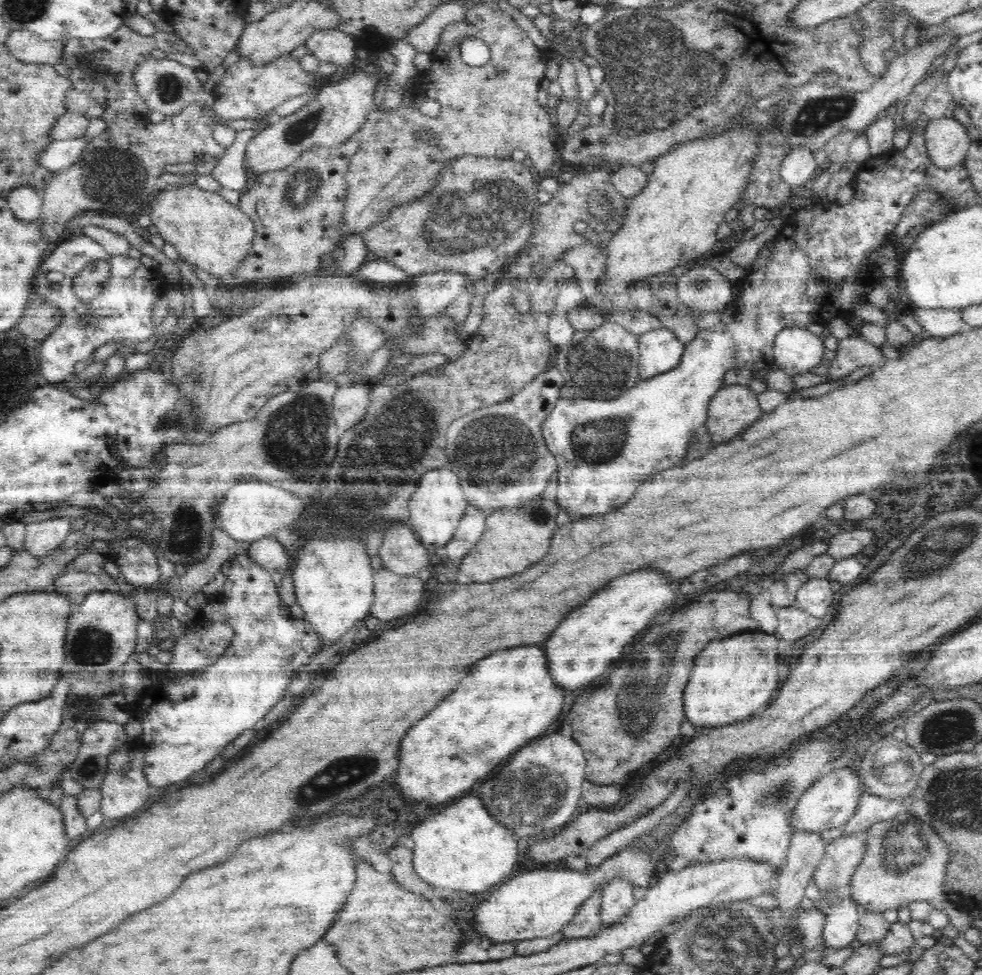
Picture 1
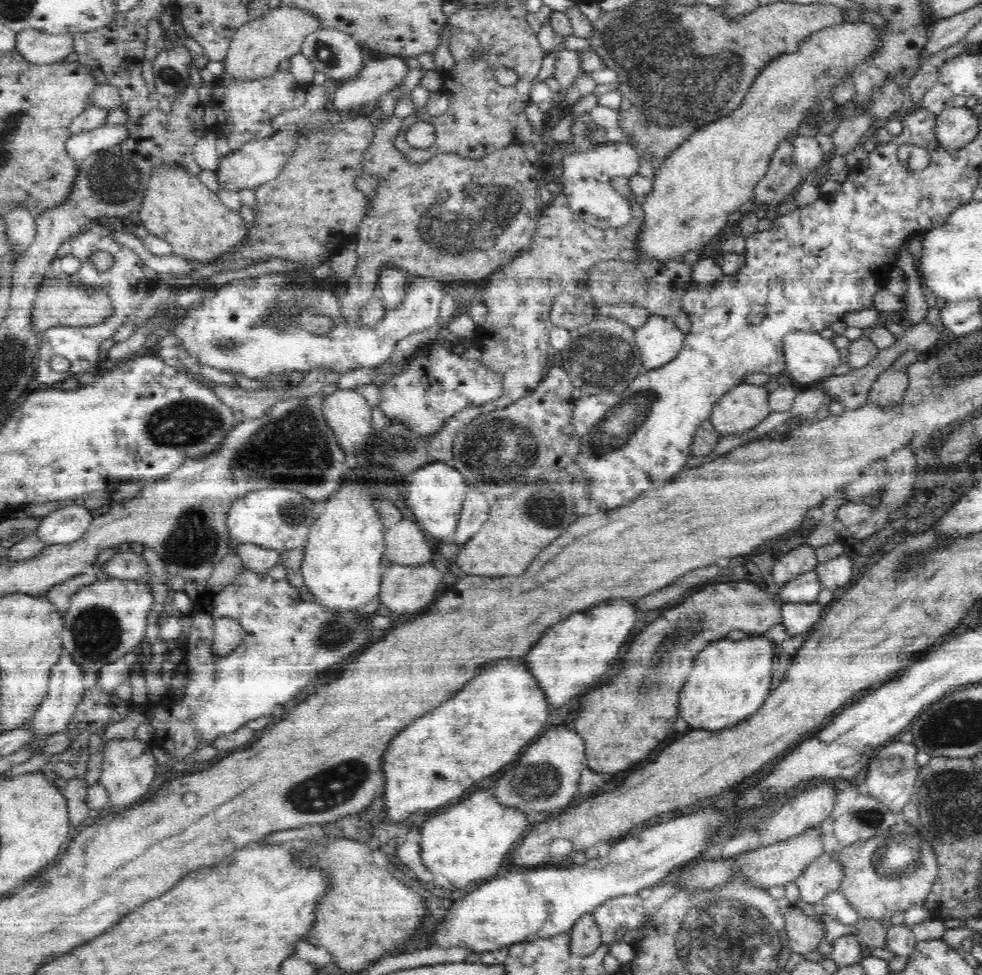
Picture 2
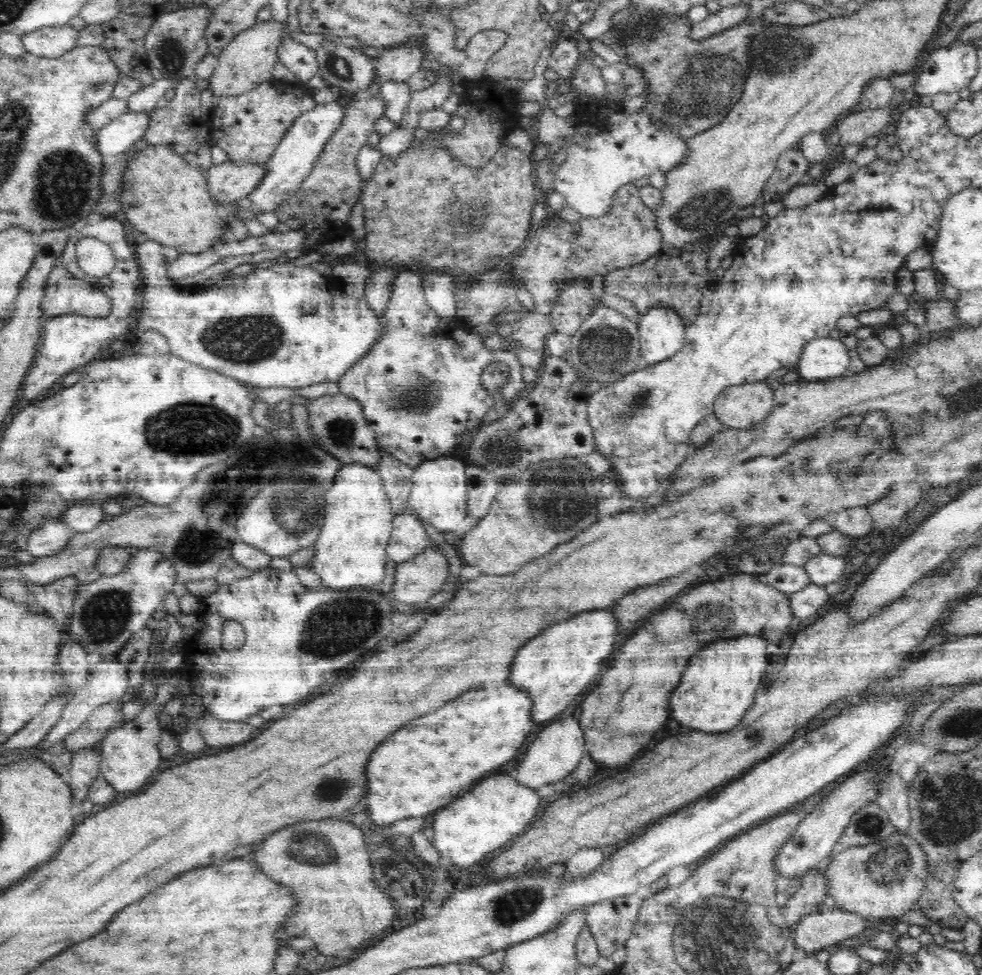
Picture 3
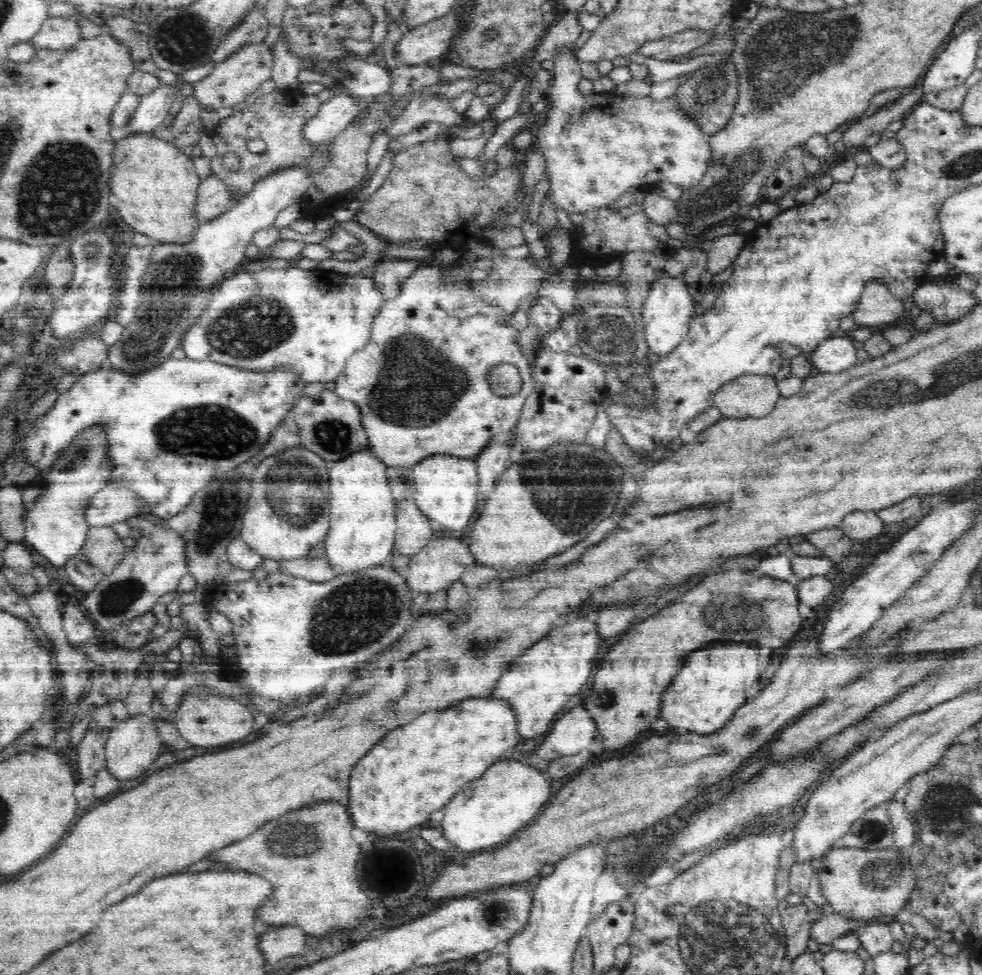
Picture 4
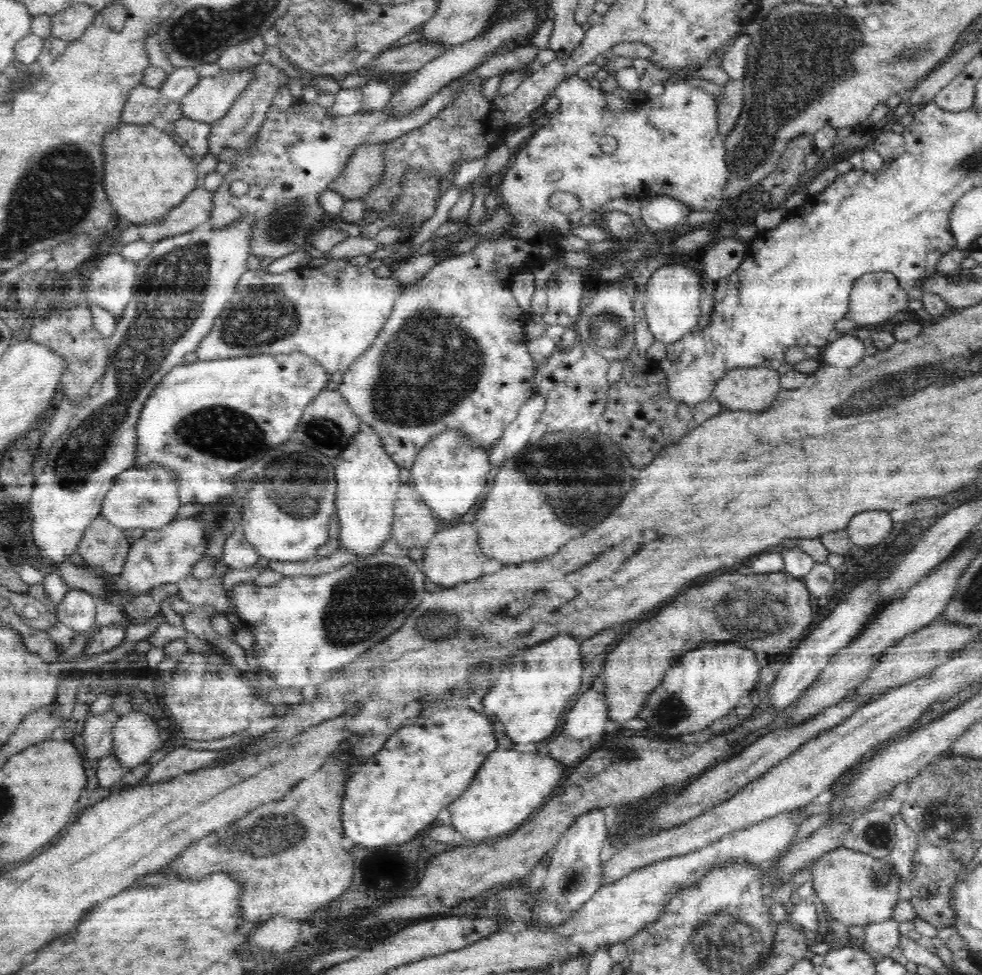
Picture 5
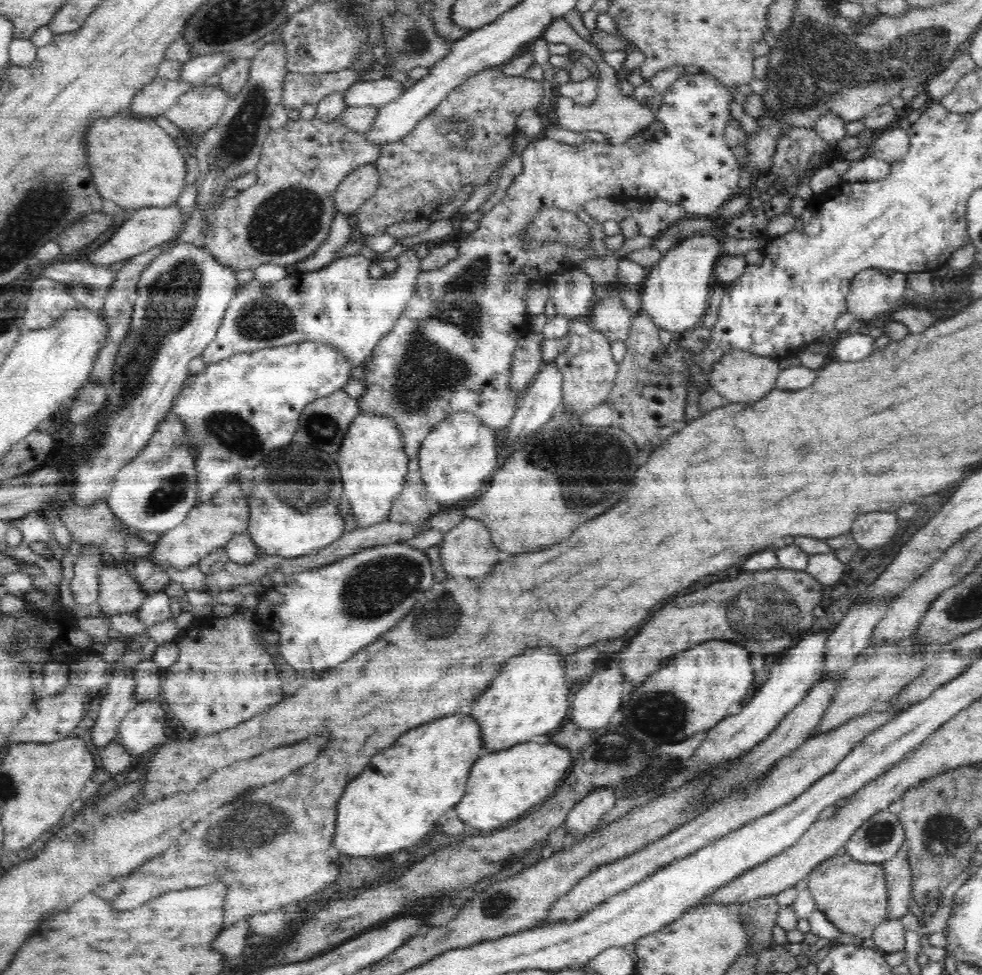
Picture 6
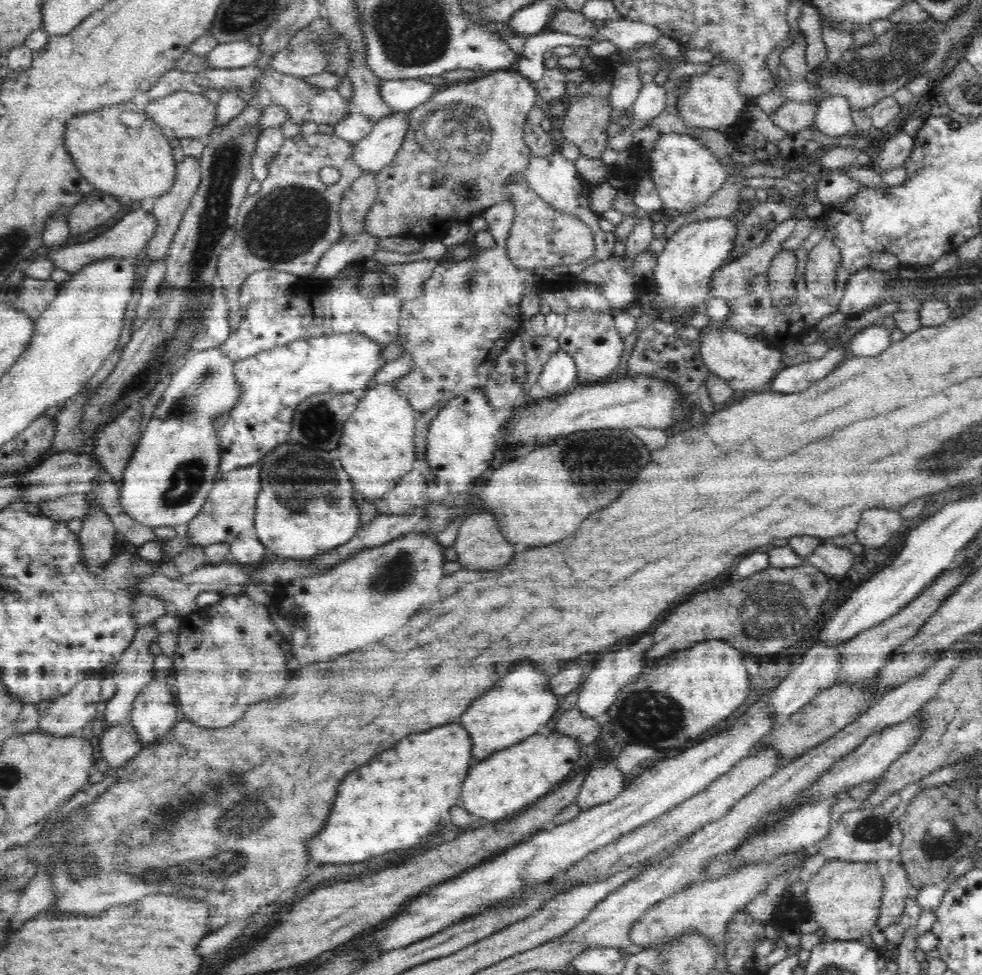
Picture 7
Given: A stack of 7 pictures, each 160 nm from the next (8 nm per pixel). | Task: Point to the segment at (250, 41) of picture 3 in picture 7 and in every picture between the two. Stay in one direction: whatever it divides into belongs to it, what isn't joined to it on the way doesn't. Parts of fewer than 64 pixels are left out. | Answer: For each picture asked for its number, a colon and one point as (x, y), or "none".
4: (241, 74)
5: (211, 97)
6: (199, 109)
7: (181, 114)

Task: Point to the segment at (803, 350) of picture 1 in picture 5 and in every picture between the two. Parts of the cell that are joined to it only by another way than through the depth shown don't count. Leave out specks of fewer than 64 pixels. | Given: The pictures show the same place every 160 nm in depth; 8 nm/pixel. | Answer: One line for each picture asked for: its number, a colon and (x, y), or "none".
2: (808, 357)
3: (823, 358)
4: (834, 355)
5: (845, 352)

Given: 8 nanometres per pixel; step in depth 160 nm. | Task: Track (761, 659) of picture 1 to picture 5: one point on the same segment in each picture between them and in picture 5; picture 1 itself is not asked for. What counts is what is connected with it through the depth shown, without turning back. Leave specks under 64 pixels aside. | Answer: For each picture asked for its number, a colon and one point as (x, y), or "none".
2: (730, 680)
3: (719, 685)
4: (702, 698)
5: (705, 684)

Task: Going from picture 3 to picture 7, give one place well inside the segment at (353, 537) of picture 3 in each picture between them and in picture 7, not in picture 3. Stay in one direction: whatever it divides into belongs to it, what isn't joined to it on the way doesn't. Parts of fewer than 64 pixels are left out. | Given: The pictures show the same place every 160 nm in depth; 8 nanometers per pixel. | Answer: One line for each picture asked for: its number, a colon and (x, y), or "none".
4: (362, 532)
5: (367, 479)
6: (373, 466)
7: (376, 449)

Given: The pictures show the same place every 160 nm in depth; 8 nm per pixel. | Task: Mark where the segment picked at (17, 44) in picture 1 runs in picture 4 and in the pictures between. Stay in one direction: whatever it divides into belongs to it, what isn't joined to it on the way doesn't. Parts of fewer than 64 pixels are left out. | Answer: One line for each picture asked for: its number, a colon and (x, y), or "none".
2: (38, 47)
3: (51, 42)
4: (58, 33)

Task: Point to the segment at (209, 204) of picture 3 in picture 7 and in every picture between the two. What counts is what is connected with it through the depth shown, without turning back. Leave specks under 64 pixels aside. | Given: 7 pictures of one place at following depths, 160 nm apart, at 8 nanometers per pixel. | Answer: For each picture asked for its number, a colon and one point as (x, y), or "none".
4: (156, 185)
5: (146, 173)
6: (135, 163)
7: (138, 163)

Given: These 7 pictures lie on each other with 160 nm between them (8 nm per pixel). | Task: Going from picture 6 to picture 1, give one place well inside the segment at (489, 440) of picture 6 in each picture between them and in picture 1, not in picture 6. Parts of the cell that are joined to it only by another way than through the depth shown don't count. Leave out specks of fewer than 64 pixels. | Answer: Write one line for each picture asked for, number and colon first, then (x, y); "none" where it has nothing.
1: (437, 505)
2: (435, 493)
3: (438, 496)
4: (446, 492)
5: (450, 473)

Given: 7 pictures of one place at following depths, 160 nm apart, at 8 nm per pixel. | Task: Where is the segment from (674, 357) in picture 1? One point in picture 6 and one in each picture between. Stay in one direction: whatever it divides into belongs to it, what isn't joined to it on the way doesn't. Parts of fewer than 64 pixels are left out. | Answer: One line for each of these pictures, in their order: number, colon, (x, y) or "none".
2: (659, 341)
3: (662, 333)
4: (668, 309)
5: (671, 300)
6: (676, 290)

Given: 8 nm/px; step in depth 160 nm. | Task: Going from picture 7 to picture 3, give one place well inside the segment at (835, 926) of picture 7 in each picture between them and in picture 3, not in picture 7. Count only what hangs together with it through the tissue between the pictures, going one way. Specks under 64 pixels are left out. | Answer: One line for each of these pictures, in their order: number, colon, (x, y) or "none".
3: (884, 880)
4: (858, 883)
5: (857, 889)
6: (853, 895)

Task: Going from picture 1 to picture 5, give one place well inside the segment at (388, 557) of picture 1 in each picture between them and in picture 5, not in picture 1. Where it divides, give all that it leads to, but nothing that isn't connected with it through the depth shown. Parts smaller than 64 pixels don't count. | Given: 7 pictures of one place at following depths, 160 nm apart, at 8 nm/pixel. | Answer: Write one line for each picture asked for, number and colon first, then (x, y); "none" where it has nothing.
2: (405, 542)
3: (408, 538)
4: (415, 530)
5: (414, 525)

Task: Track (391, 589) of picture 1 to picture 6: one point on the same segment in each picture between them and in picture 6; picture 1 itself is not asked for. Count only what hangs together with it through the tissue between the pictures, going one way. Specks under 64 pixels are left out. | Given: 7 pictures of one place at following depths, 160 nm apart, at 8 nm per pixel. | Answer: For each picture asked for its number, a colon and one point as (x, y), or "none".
2: (404, 588)
3: (416, 580)
4: (444, 560)
5: (453, 556)
6: (467, 550)

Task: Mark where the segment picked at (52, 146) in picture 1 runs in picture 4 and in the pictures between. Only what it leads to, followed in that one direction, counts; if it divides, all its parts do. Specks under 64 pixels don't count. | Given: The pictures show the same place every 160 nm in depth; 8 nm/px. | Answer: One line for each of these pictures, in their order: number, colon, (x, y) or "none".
2: (79, 146)
3: (115, 138)
4: (152, 109)

